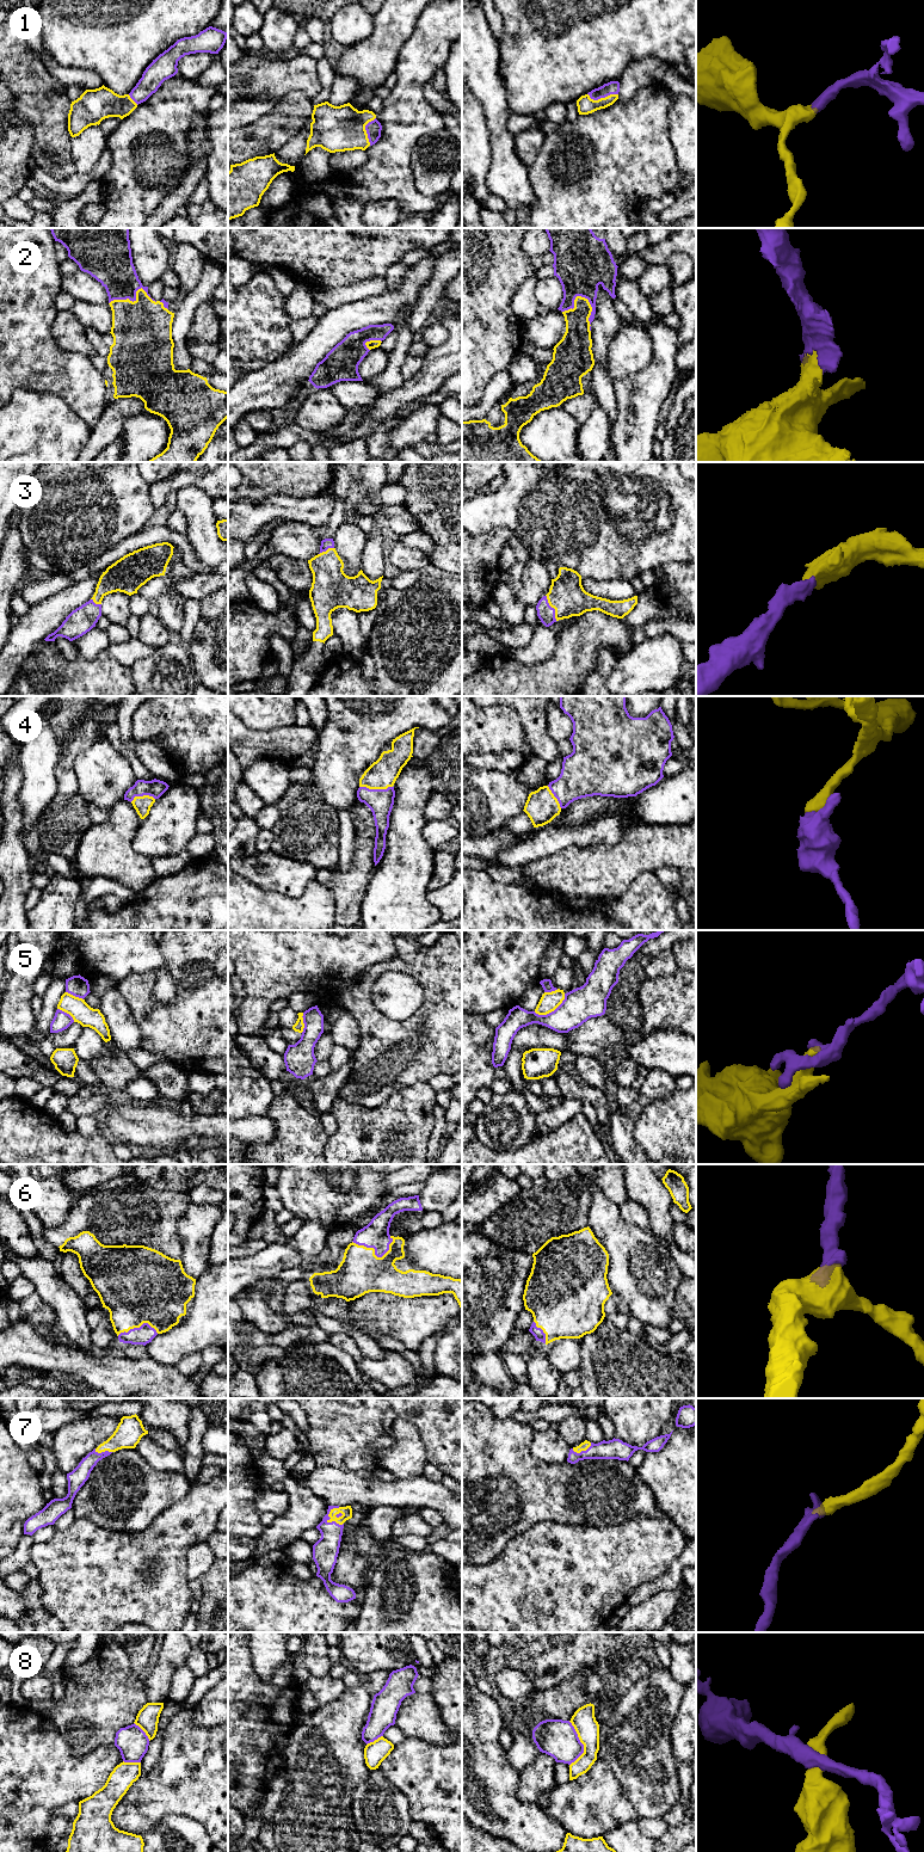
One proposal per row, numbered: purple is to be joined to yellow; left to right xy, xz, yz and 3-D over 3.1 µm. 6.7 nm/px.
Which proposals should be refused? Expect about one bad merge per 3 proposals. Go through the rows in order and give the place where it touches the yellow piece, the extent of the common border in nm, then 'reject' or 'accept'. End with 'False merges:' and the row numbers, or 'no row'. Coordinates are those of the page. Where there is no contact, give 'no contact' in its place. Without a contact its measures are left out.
1: yz (602, 98) | 200 nm | accept
2: yz (591, 311) | 260 nm | accept
3: yz (553, 607) | 190 nm | accept
4: xz (376, 788) | 220 nm | accept
5: yz (552, 1010) | 240 nm | reject
6: xz (374, 1253) | 280 nm | accept
7: xz (330, 1521) | 140 nm | accept
8: yz (581, 1742) | 300 nm | reject
False merges: 5, 8

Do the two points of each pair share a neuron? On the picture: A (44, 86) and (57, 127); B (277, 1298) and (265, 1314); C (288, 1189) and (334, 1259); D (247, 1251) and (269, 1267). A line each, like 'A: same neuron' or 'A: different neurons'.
A: same neuron
B: different neurons
C: different neurons
D: different neurons

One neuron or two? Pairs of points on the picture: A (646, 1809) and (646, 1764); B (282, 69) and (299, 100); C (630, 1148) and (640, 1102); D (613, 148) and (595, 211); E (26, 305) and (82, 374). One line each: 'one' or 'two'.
A: one
B: two
C: one
D: one
E: one

